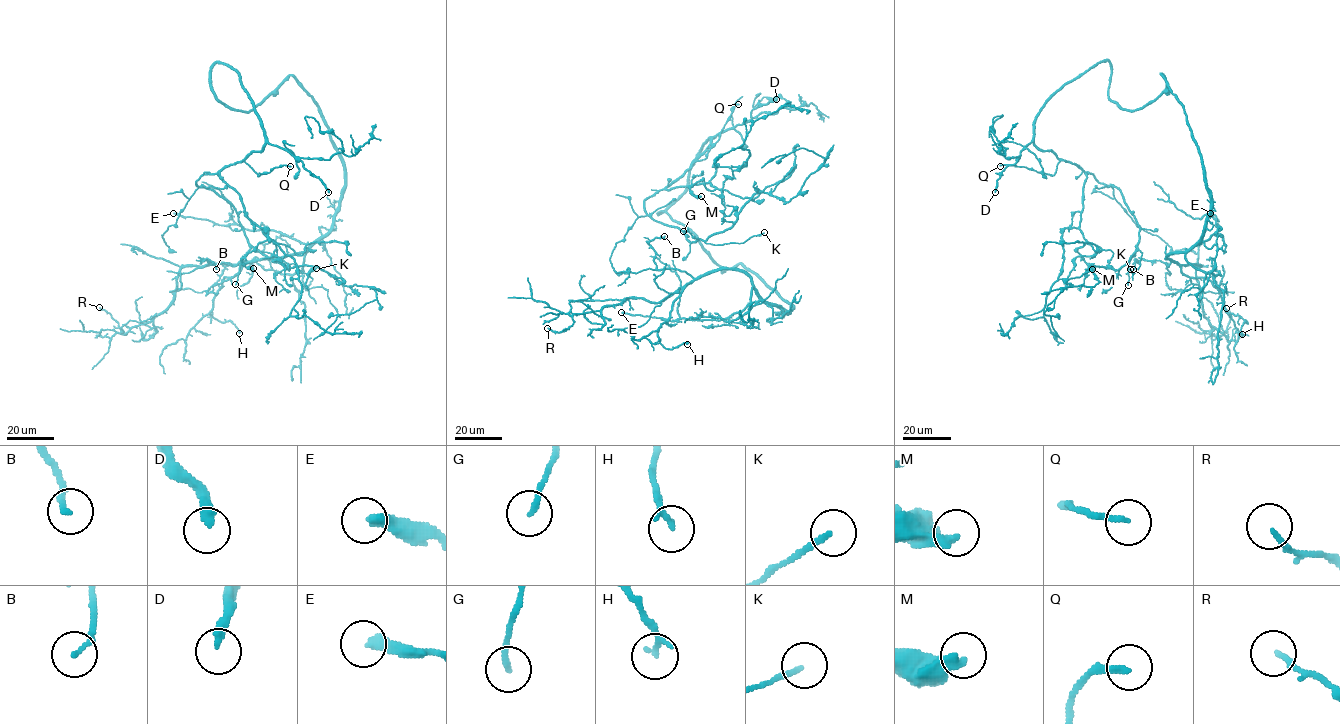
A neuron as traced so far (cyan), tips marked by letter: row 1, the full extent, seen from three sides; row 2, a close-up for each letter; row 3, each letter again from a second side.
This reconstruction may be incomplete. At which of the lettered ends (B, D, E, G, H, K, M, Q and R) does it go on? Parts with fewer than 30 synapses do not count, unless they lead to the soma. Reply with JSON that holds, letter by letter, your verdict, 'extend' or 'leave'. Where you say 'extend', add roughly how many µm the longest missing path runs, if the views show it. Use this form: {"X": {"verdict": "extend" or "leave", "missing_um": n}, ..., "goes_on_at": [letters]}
{"B": {"verdict": "leave"}, "D": {"verdict": "extend", "missing_um": 120}, "E": {"verdict": "leave"}, "G": {"verdict": "leave"}, "H": {"verdict": "leave"}, "K": {"verdict": "leave"}, "M": {"verdict": "leave"}, "Q": {"verdict": "leave"}, "R": {"verdict": "leave"}, "goes_on_at": ["D"]}

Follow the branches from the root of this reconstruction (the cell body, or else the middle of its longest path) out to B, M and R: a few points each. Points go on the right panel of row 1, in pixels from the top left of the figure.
B: (1109, 94), (1139, 109), (1163, 75), (1210, 197), (1195, 244), (1168, 266), (1135, 259), (1133, 269)
M: (1109, 94), (1101, 60), (1034, 123), (1038, 148), (1085, 173), (1077, 251), (1092, 269)
R: (1109, 94), (1139, 109), (1161, 74), (1182, 106), (1210, 212), (1166, 258), (1200, 266), (1214, 336), (1226, 308)

